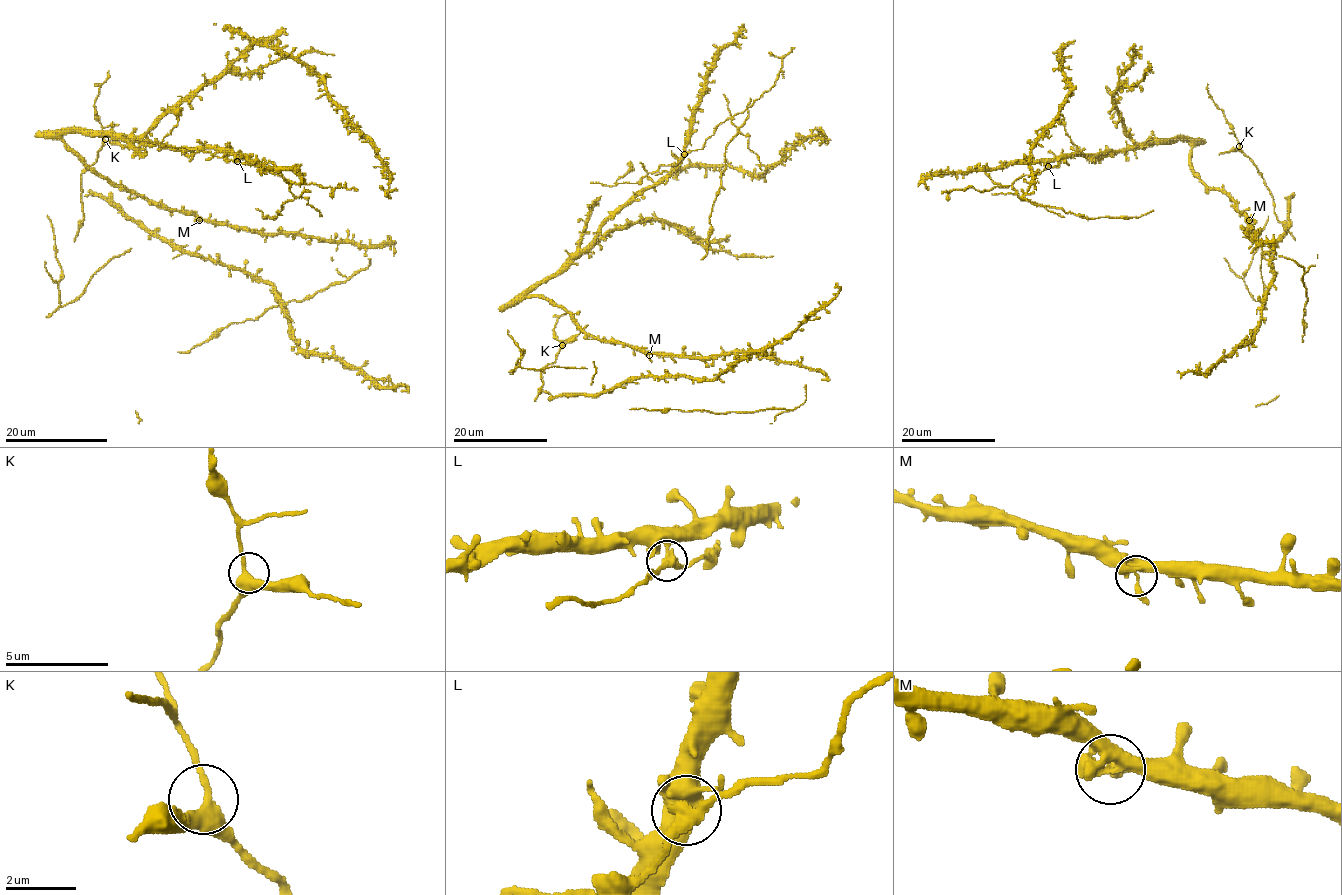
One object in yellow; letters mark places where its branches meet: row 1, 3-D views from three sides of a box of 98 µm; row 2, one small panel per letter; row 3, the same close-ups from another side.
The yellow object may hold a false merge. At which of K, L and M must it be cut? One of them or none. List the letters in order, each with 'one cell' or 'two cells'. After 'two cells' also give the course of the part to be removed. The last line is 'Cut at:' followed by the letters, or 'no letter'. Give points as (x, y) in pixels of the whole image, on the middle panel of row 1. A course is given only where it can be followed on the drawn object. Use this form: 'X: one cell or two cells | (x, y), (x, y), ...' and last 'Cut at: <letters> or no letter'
K: one cell
L: two cells | (684, 154), (701, 149), (715, 129), (732, 119), (737, 134), (725, 150), (709, 218), (708, 252), (701, 259)
M: one cell
Cut at: L

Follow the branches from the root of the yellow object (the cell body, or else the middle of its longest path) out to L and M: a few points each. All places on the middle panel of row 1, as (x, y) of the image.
L: (578, 324), (548, 300), (524, 296), (572, 260), (609, 218), (653, 188), (684, 154)
M: (578, 324), (600, 339), (641, 347), (649, 355)

